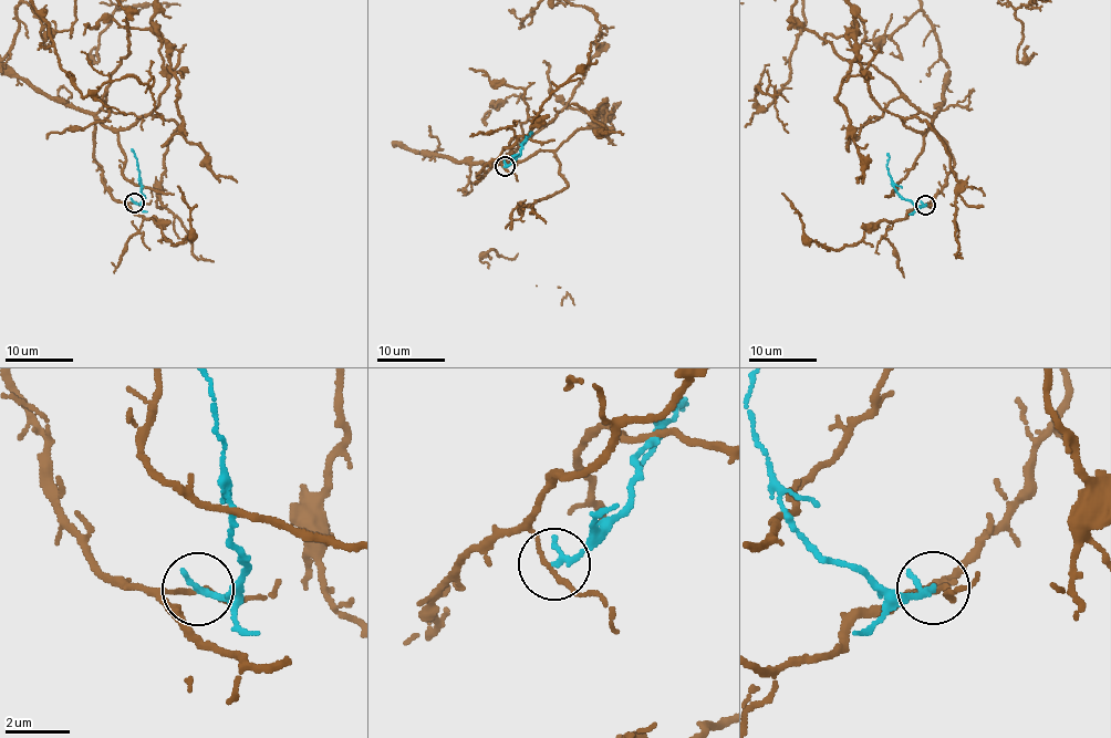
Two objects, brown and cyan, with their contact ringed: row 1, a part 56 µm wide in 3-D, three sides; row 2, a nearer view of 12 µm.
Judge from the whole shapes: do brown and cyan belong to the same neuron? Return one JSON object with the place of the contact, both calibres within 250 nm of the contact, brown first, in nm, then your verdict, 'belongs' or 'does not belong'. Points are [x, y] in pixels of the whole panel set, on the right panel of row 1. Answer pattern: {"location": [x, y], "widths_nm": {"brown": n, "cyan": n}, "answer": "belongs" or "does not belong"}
{"location": [925, 205], "widths_nm": {"brown": 120, "cyan": 140}, "answer": "does not belong"}

